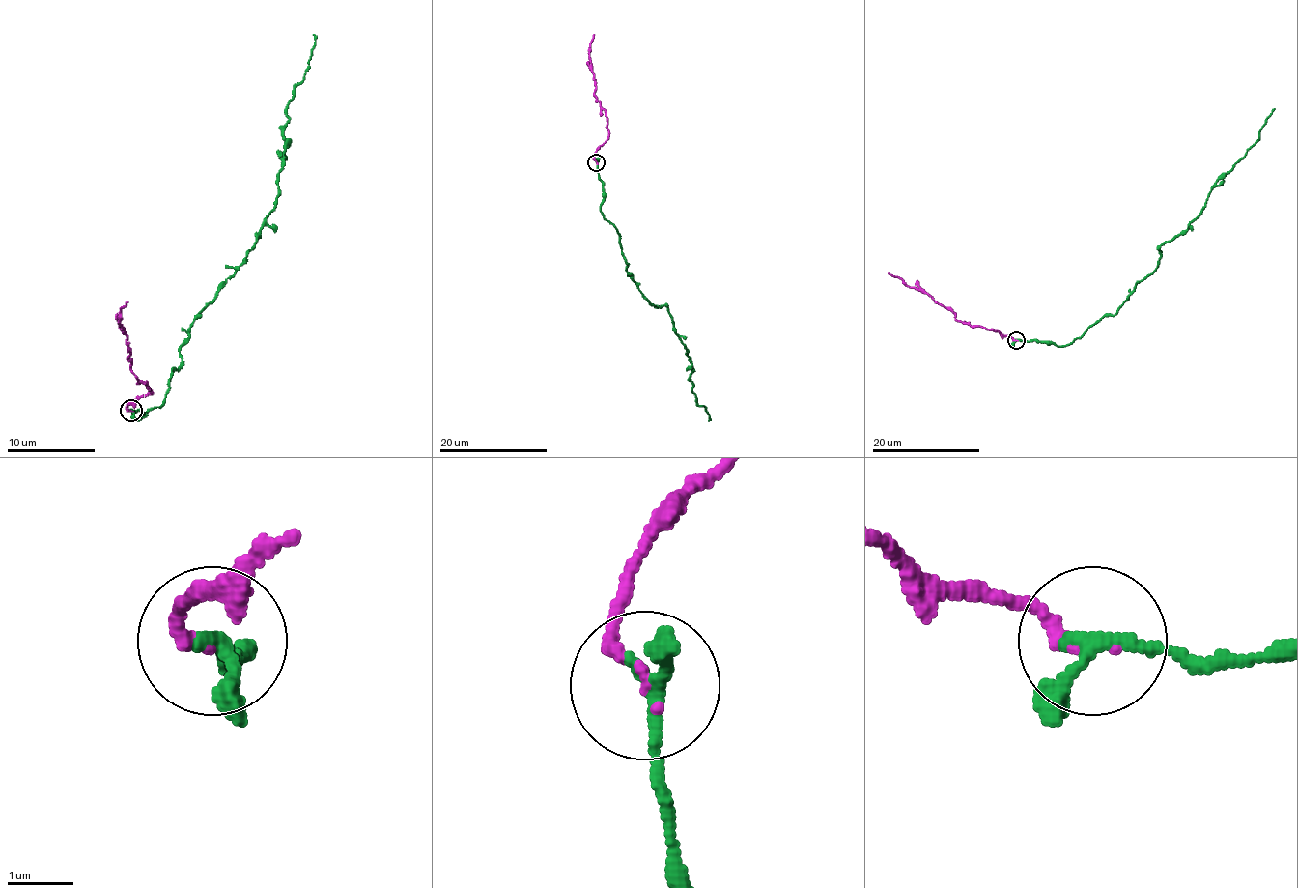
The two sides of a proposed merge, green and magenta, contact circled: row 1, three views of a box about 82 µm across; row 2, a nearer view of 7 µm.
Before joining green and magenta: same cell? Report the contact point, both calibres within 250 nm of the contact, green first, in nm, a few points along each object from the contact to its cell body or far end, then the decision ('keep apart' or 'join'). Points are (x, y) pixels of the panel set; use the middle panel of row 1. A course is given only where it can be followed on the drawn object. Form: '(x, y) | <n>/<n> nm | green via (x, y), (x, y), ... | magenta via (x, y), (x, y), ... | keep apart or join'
(596, 162) | 200/170 nm | green via (596, 162), (600, 211), (616, 227), (626, 271), (653, 304), (667, 308), (691, 359), (691, 392), (708, 420) | magenta via (596, 162), (595, 152), (608, 136), (606, 114), (596, 100), (596, 81), (589, 54), (595, 34) | join

